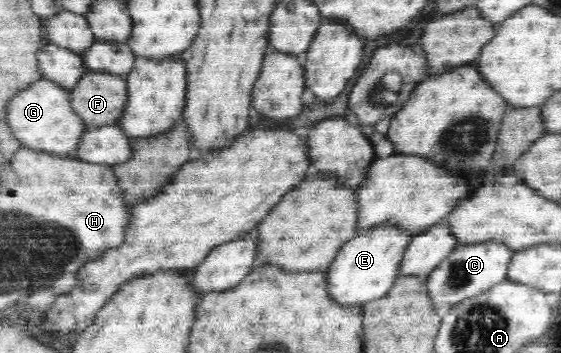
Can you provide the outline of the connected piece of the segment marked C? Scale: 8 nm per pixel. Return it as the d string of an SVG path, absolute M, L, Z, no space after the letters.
M497 241L477 244L458 244L447 258L429 274L424 285L433 307L461 303L462 300L481 295L491 287L507 280L509 262L514 250Z

